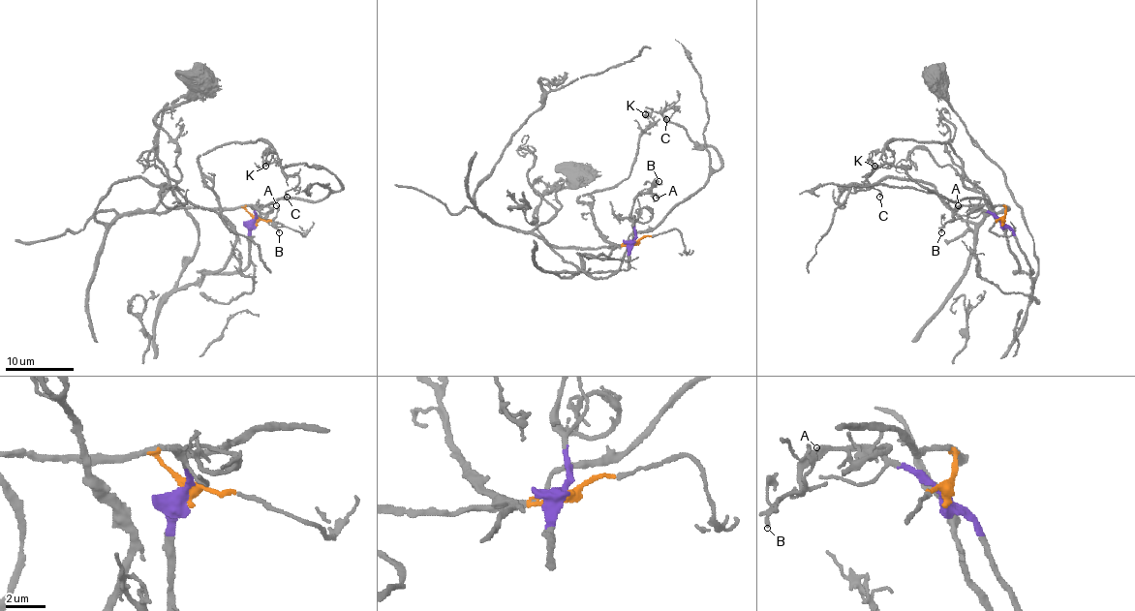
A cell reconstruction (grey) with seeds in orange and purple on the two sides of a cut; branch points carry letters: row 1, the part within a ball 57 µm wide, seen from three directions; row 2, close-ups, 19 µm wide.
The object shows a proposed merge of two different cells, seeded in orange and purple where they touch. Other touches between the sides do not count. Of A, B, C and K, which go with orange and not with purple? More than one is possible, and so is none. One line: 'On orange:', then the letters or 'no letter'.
On orange: C

